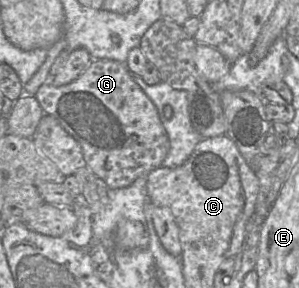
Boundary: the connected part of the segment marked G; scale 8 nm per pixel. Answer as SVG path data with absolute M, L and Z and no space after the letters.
M92 60L88 68L76 80L59 87L53 86L50 82L47 82L39 87L34 97L39 102L44 114L54 117L62 128L80 144L86 166L97 177L102 179L109 189L125 188L131 185L137 178L147 176L152 170L162 166L162 162L170 148L167 133L162 125L155 105L135 83L132 74L125 64L113 60Z

